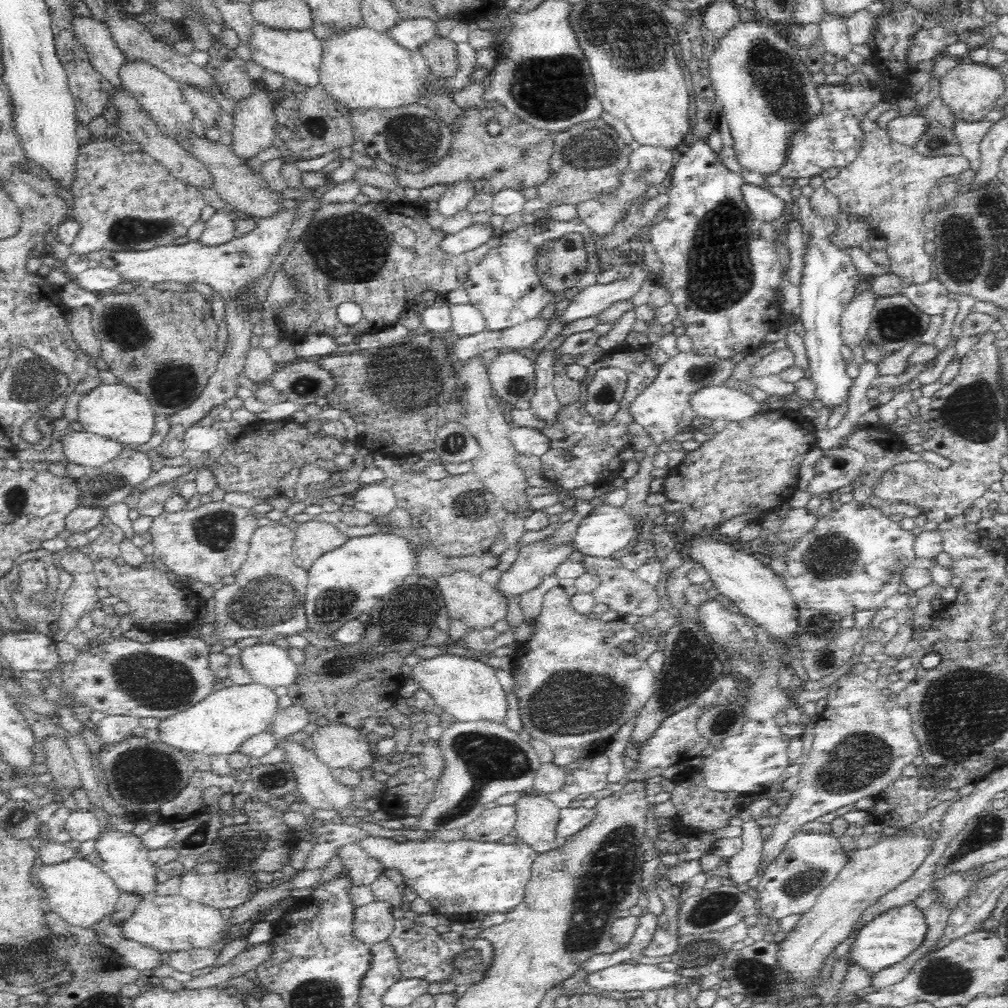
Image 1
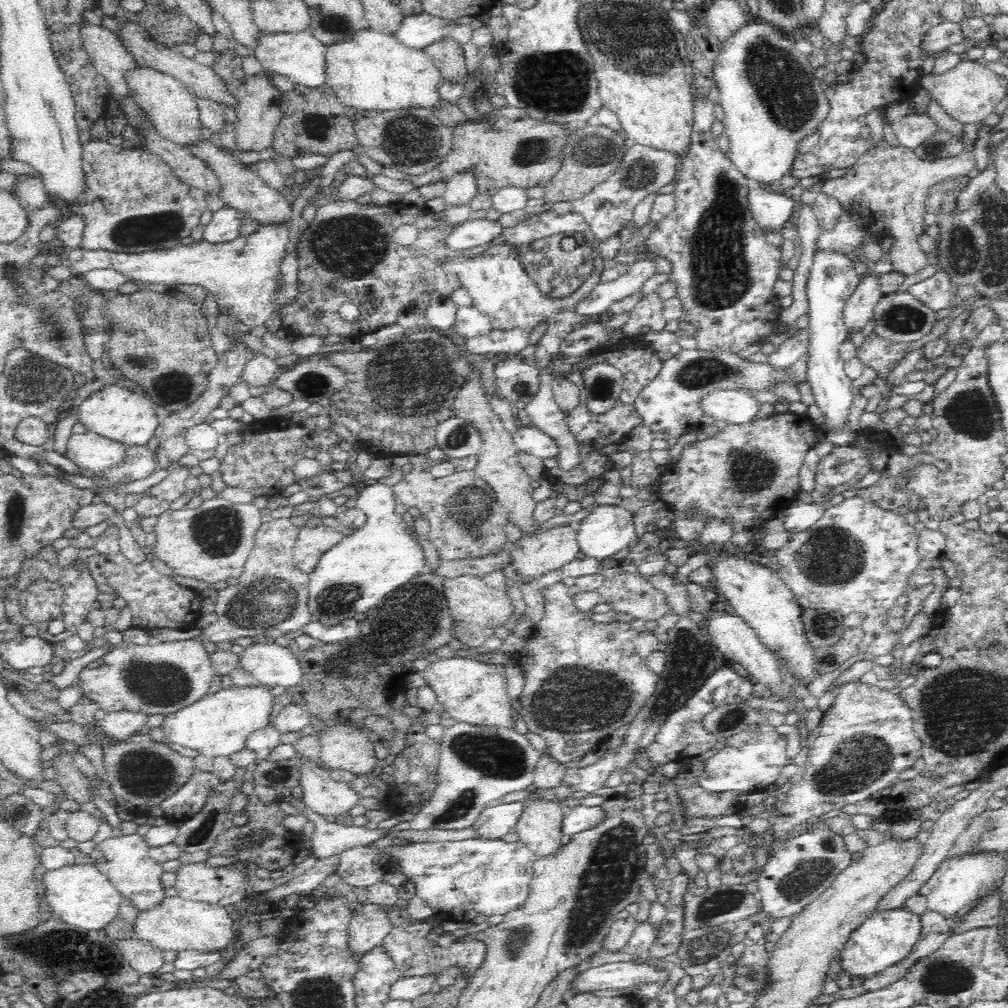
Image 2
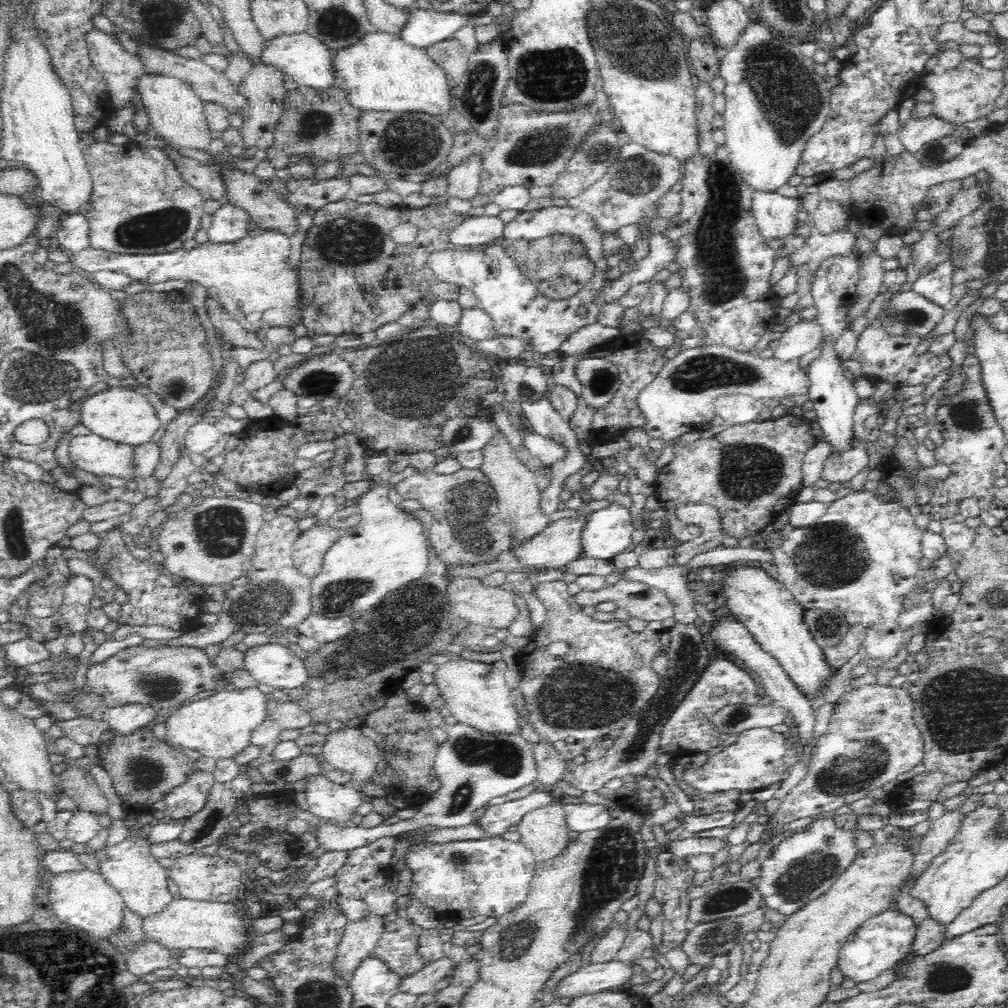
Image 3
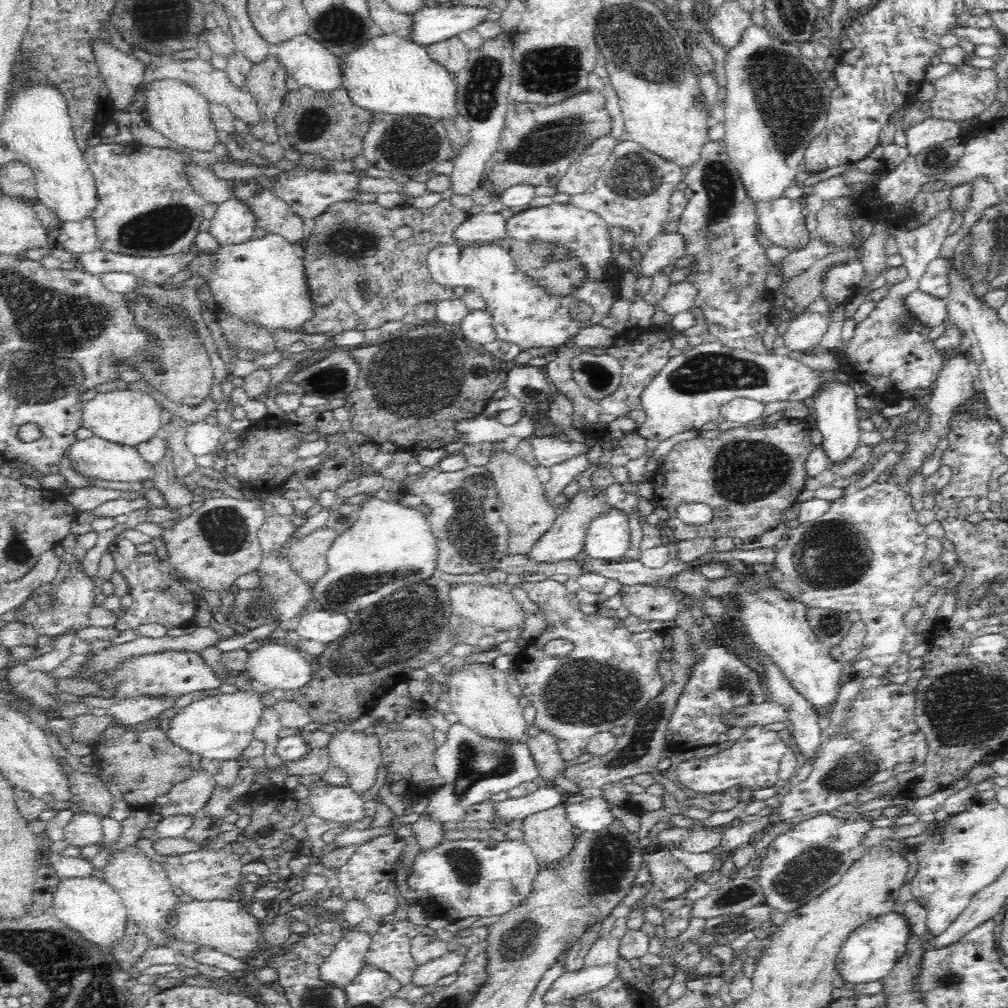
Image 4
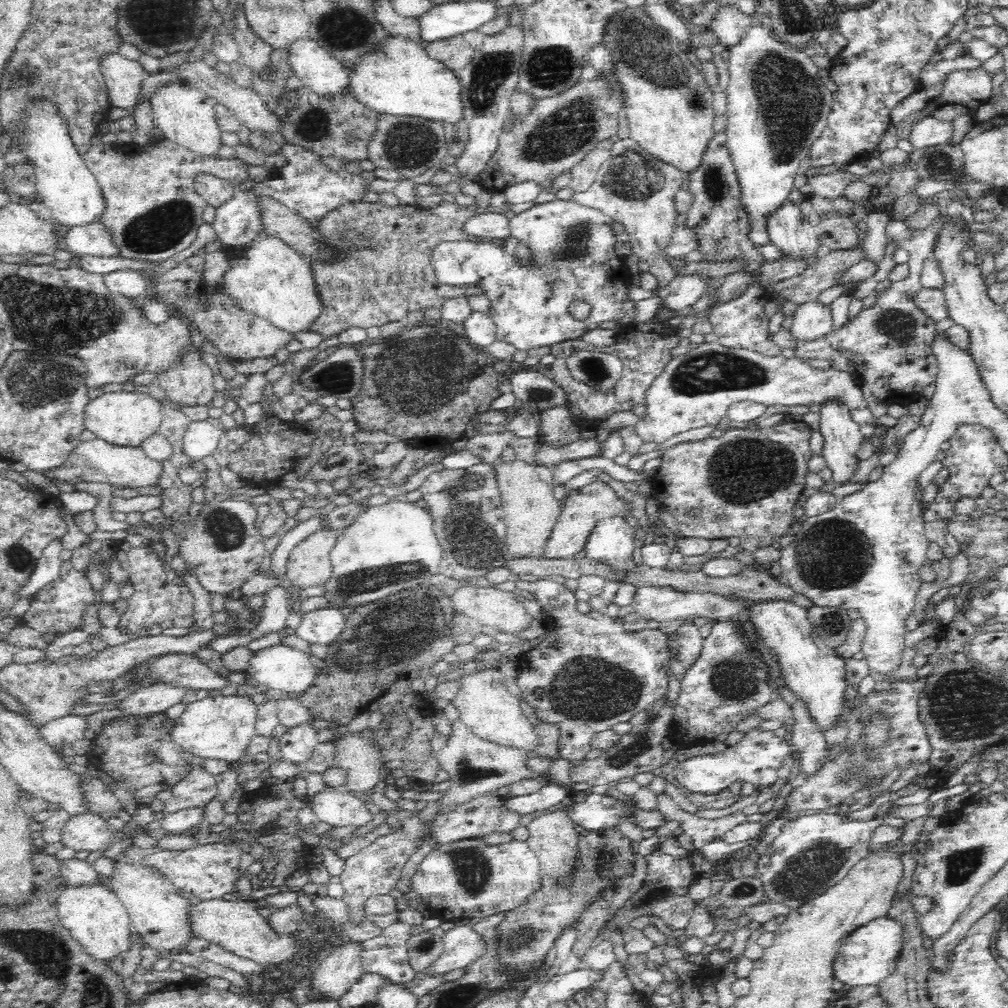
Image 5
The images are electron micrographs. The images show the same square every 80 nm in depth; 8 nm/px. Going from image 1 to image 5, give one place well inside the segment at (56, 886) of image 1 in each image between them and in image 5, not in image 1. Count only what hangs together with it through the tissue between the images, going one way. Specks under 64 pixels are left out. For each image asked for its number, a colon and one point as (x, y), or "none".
2: (81, 895)
3: (83, 899)
4: (86, 904)
5: (96, 917)

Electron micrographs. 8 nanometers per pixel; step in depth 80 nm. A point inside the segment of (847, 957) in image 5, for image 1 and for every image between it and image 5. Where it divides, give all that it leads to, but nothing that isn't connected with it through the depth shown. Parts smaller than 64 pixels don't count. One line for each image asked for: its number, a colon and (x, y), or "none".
1: (890, 938)
2: (883, 939)
3: (883, 941)
4: (870, 953)

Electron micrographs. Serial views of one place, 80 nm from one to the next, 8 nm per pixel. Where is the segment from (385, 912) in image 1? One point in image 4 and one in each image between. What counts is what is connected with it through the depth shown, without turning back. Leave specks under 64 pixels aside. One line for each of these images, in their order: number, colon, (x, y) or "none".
2: (369, 926)
3: (360, 938)
4: (347, 959)

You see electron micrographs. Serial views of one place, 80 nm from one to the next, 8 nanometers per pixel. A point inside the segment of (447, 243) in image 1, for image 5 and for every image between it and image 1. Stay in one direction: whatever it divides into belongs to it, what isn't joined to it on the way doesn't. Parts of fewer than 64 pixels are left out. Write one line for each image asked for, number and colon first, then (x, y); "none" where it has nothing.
2: (473, 233)
3: (474, 231)
4: (483, 228)
5: (493, 224)

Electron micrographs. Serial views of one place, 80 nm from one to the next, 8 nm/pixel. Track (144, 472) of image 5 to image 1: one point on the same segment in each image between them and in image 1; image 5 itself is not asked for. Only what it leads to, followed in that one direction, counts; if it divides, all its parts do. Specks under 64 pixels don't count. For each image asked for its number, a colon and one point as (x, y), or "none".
1: (89, 450)
2: (90, 451)
3: (100, 456)
4: (96, 458)

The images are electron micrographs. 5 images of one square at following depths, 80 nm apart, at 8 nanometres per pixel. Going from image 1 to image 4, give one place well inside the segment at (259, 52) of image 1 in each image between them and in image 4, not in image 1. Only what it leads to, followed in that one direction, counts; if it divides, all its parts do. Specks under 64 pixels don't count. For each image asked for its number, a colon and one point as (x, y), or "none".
2: (299, 57)
3: (301, 57)
4: (309, 62)

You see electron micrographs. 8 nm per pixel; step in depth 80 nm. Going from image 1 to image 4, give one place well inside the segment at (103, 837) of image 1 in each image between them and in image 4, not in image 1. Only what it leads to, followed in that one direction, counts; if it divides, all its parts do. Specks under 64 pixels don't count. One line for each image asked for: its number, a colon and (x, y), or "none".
2: (125, 860)
3: (129, 867)
4: (143, 885)

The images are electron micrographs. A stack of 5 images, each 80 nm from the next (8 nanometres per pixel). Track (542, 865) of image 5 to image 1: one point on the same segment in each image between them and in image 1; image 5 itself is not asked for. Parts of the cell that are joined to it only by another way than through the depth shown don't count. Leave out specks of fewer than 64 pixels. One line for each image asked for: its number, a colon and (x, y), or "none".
1: (537, 817)
2: (540, 825)
3: (543, 830)
4: (548, 833)

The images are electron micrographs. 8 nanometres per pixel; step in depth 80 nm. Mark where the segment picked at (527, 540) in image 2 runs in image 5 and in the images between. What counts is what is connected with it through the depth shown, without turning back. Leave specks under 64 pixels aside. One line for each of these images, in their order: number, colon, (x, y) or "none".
3: (558, 545)
4: (564, 538)
5: (581, 509)

